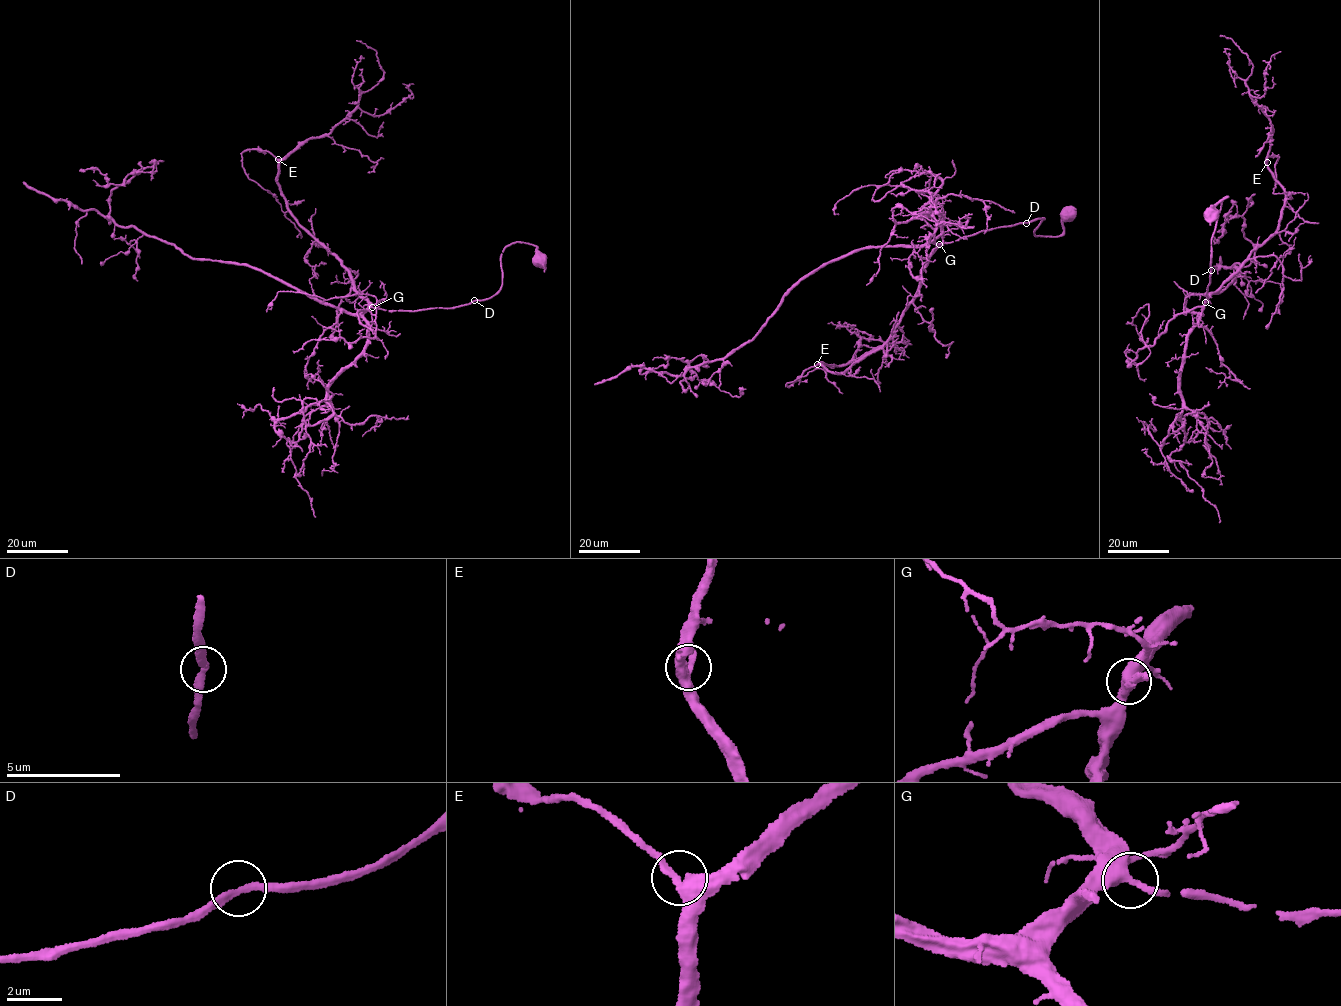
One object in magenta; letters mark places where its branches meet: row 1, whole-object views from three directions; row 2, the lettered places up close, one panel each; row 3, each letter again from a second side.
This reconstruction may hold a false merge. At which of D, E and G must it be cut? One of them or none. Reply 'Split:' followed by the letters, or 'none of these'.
Split: none of these

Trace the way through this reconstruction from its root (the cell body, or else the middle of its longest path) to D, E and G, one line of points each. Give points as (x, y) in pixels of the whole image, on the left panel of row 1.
D: (542, 261), (543, 259), (533, 245), (509, 244), (501, 255), (502, 287), (488, 298), (474, 300)
E: (542, 261), (533, 245), (512, 242), (501, 255), (502, 287), (488, 298), (374, 308), (292, 214), (278, 159)
G: (542, 261), (533, 245), (512, 242), (501, 255), (502, 287), (488, 298), (450, 308), (388, 311), (372, 307)

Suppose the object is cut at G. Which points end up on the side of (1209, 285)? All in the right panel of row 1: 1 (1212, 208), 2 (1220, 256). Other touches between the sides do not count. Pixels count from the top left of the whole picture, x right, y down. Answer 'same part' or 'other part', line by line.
1: same part
2: other part

